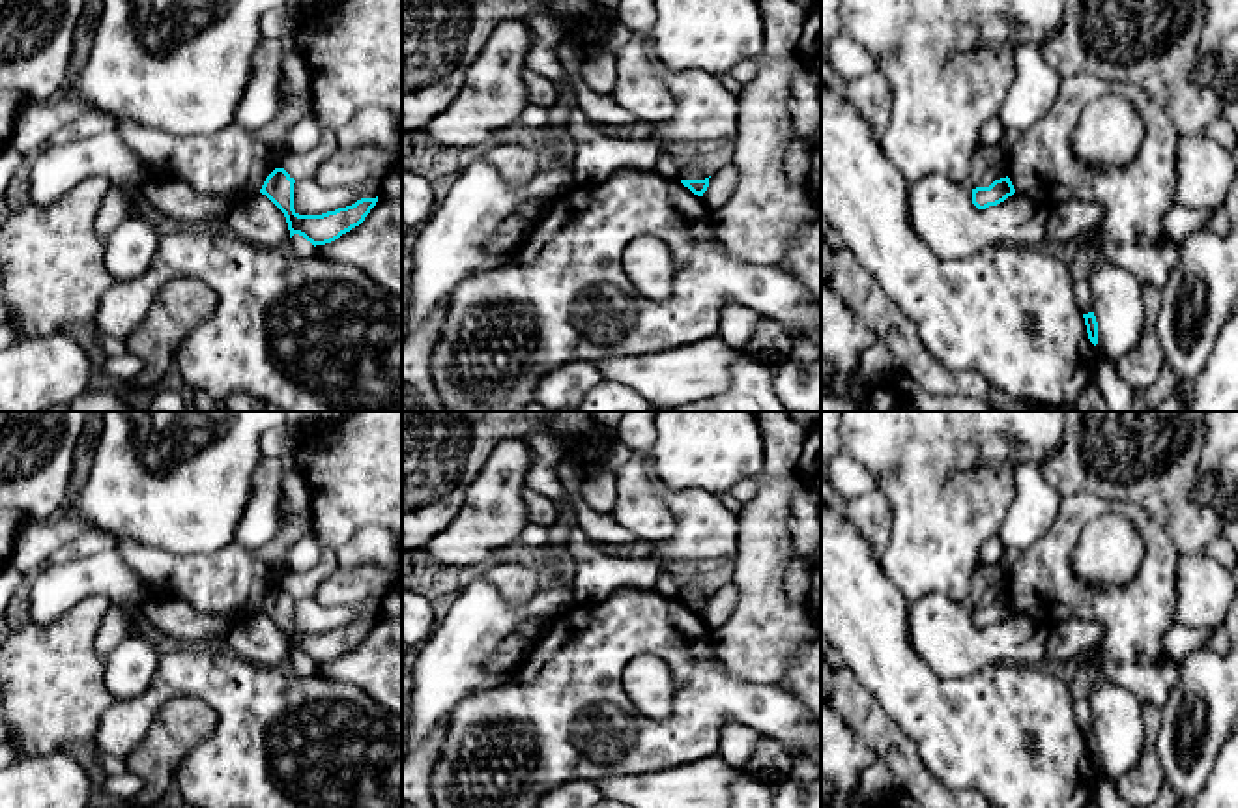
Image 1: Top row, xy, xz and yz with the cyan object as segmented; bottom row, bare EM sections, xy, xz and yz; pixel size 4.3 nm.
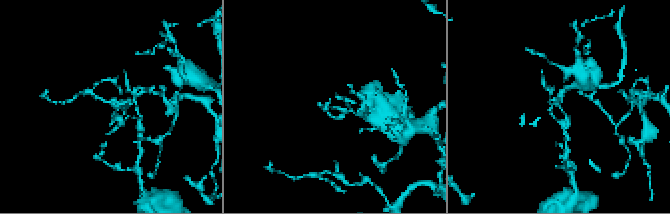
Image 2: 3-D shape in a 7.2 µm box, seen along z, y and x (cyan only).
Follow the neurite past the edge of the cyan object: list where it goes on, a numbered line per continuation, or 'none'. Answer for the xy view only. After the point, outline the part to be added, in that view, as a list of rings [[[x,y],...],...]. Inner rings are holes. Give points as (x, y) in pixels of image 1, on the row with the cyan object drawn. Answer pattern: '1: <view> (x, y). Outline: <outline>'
none

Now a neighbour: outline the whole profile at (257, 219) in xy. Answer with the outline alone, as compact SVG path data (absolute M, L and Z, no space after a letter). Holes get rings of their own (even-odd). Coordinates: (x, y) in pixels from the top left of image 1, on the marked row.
M262 193L239 200L226 217L226 228L260 247L286 249L290 241L284 213Z

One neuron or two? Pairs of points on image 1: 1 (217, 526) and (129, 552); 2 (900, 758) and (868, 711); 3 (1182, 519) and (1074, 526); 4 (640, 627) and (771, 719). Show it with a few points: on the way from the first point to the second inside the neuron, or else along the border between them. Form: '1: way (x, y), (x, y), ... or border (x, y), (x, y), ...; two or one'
1: border (115, 537), (176, 554), (193, 554); two
2: way (892, 747), (870, 722); one
3: border (1117, 500), (1137, 504), (1162, 526), (1180, 554); two
4: way (672, 648), (720, 696), (739, 700); one

